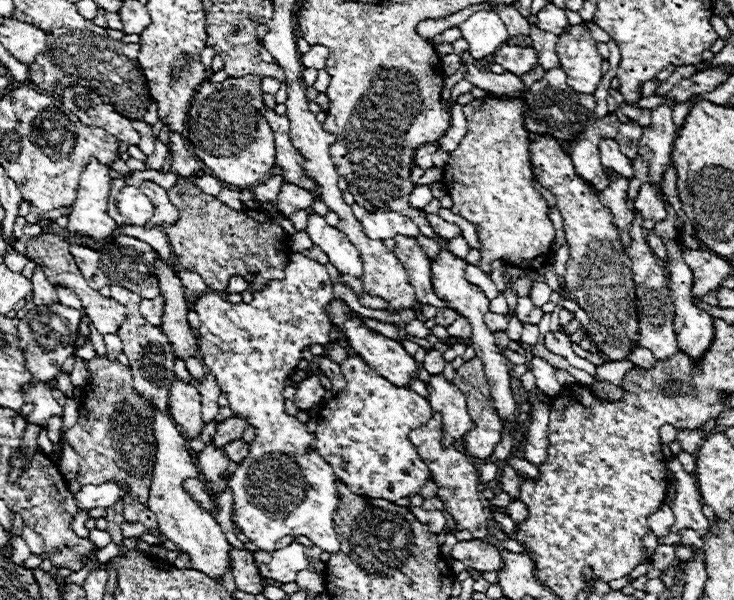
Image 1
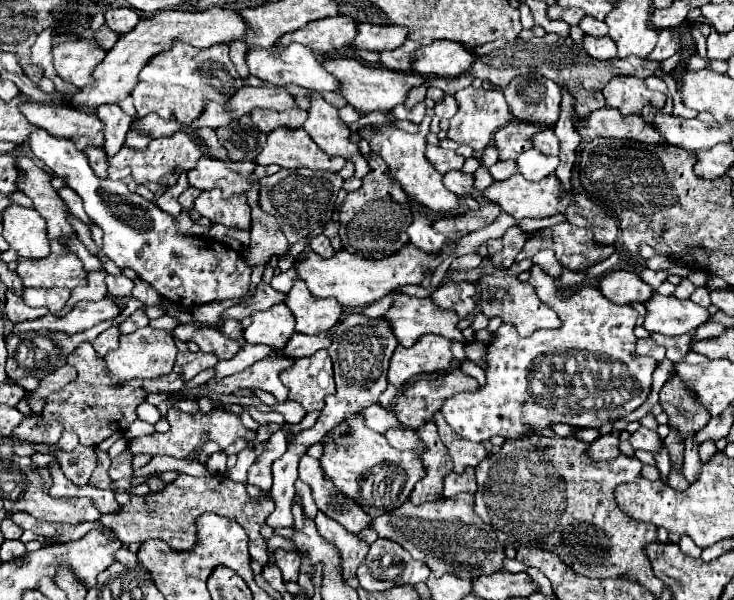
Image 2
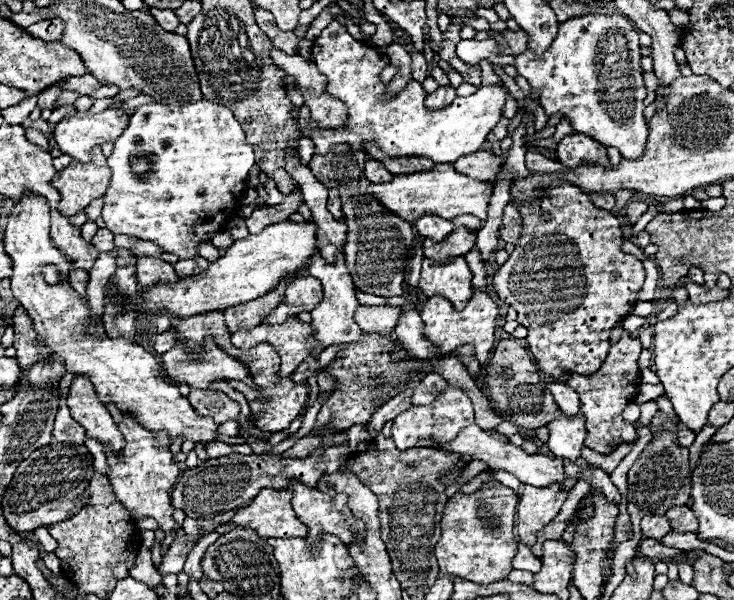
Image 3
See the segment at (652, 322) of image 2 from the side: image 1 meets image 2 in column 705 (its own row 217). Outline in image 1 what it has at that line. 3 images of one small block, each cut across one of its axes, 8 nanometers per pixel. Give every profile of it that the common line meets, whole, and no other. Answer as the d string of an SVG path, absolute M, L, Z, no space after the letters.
M310 214L308 216L308 226L306 232L314 246L318 246L324 254L328 254L330 262L342 272L342 274L352 274L352 276L362 276L362 260L358 250L348 242L348 238L338 230L326 224L326 220L320 214Z

